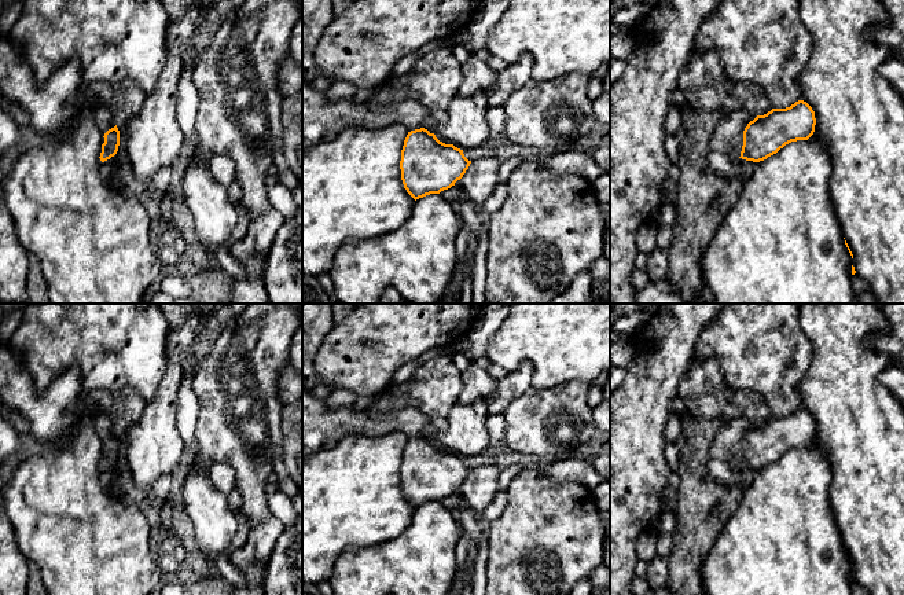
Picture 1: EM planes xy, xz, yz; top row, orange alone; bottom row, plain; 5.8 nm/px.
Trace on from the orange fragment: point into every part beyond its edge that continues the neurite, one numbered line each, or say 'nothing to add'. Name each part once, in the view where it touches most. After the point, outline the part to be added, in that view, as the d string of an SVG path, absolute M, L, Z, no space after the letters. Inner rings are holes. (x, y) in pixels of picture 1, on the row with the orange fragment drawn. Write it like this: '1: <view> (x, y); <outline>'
1: yz (727, 139); M746 109L725 115L713 133L710 150L731 158L739 158L743 146L743 131L756 117Z

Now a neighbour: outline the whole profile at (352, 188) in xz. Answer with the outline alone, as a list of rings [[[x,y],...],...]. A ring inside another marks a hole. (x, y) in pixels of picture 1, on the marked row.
[[[392,124],[381,129],[350,126],[331,142],[302,151],[302,278],[328,273],[337,250],[349,239],[372,239],[397,229],[411,214],[415,199],[401,180],[401,150],[408,129]]]

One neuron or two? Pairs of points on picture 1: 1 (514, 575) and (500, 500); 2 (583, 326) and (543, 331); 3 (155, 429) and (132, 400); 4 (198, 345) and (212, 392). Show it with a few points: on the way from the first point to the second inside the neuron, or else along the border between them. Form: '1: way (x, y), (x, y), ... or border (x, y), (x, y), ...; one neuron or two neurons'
1: border (506, 489), (504, 510), (487, 525); two neurons
2: way (573, 329), (552, 329); one neuron
3: border (147, 403), (144, 410), (124, 426); two neurons
4: border (220, 331), (210, 352), (191, 375); two neurons

